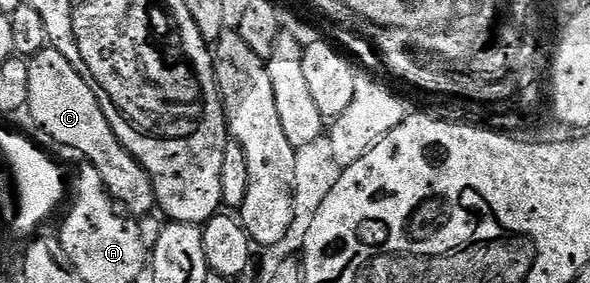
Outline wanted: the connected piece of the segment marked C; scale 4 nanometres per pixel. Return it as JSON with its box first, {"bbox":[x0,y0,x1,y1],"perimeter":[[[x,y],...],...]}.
{"bbox":[25,47,156,219],"perimeter":[[[53,47],[41,49],[28,61],[28,99],[25,108],[30,109],[30,117],[58,145],[75,149],[89,164],[100,171],[106,189],[119,206],[126,205],[125,212],[141,219],[153,214],[156,209],[154,188],[150,176],[140,167],[138,160],[116,139],[116,131],[108,123],[92,87]]]}

